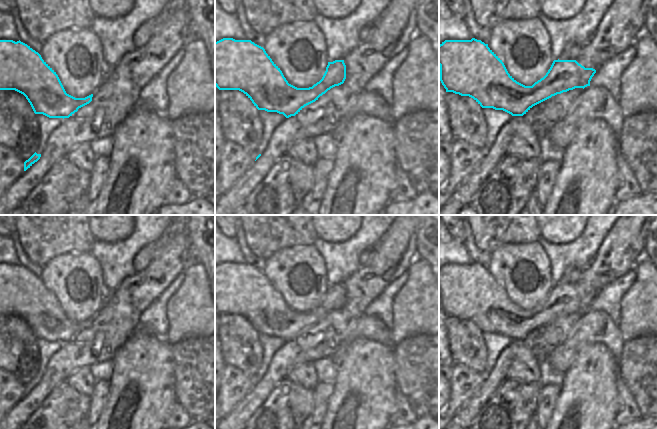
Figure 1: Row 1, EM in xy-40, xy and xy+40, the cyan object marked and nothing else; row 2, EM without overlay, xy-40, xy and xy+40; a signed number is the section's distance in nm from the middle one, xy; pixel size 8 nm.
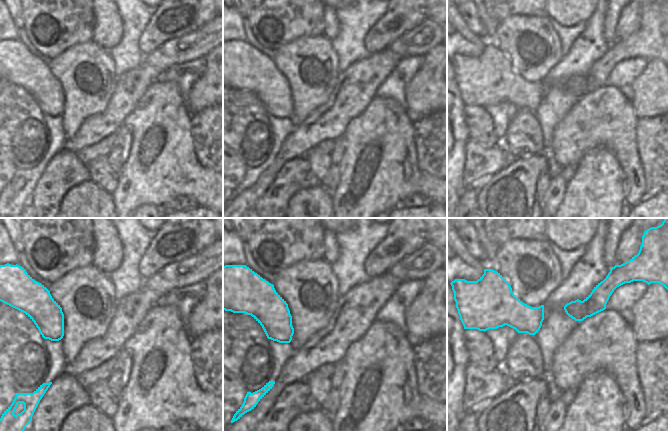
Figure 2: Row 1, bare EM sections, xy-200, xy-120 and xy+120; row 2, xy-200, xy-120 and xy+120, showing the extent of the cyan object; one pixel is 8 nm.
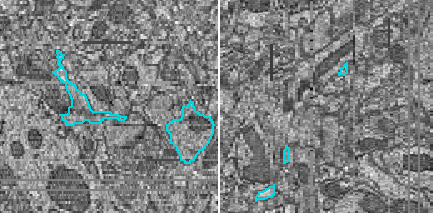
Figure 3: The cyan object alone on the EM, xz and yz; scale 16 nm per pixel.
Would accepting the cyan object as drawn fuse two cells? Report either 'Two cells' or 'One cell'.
Two cells.

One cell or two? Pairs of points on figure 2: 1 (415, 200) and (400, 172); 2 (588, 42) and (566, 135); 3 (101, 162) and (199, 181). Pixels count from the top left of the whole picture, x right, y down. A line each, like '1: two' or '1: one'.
1: two
2: two
3: two

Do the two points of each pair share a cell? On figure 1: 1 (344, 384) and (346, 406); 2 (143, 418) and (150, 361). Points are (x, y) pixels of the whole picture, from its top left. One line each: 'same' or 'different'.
1: same
2: same

